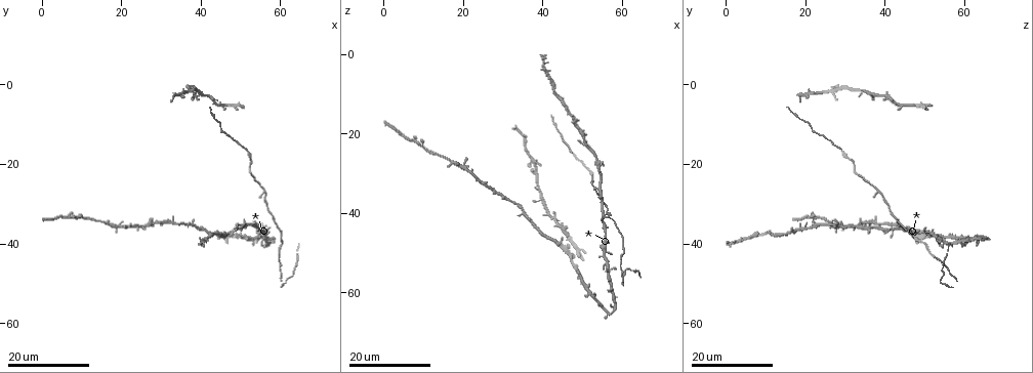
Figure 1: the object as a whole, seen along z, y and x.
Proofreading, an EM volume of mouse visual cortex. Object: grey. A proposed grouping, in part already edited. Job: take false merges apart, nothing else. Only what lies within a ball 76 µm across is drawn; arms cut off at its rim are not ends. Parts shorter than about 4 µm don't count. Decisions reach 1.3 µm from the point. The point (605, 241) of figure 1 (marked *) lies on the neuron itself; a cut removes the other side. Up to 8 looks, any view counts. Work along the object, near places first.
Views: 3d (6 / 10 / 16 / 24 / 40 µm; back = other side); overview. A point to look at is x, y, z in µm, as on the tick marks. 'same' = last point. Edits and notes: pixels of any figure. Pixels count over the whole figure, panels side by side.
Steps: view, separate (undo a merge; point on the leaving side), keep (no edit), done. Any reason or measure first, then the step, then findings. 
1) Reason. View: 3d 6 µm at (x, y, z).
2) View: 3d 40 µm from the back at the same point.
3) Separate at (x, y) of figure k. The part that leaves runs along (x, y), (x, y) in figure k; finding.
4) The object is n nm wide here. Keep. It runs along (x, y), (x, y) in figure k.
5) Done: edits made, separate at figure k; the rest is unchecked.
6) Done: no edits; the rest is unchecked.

View: 3d 24 µm at (55.5, 36.0, 43.0).

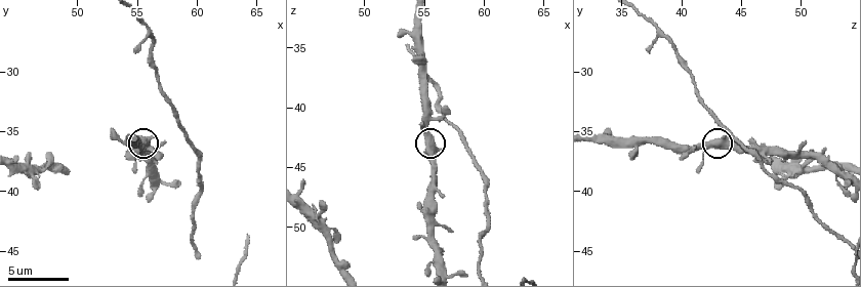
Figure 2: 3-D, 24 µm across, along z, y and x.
Zoom in. View: 3d 10 µm at (56.0, 35.6, 43.4).

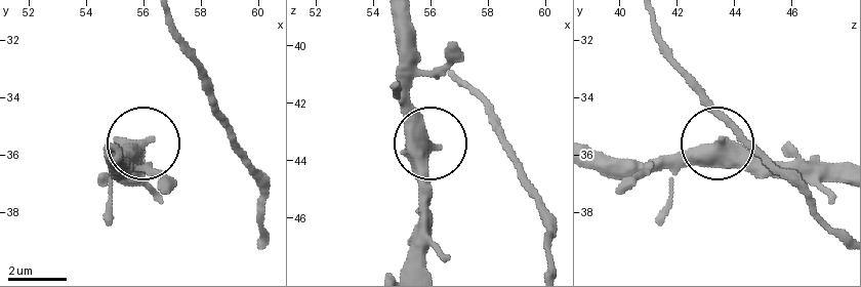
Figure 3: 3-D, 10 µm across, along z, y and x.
The side arm is 52 µm long. Keep. All the same neuron.

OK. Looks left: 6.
Calibre changes. View: 3d 10 µm at (55.2, 36.2, 39.0).

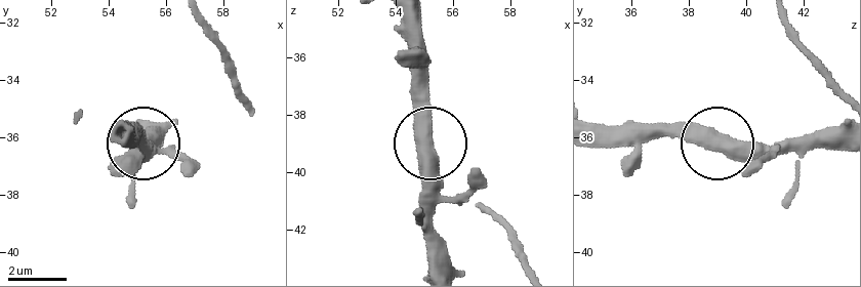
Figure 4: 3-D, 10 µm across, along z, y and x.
Keep. It runs along (843, 148), (733, 148), (640, 132) in figure 4; one neuron here.

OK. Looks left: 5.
View: 3d 16 µm at (40.5, 3.0, 38.0).

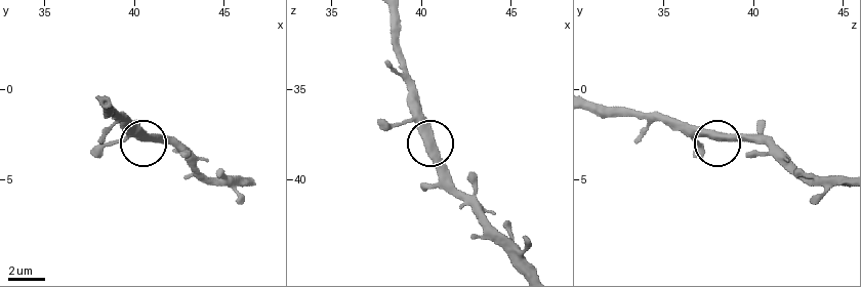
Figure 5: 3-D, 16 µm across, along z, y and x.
Closer look. View: 3d 6 µm at (40.6, 2.6, 38.7).

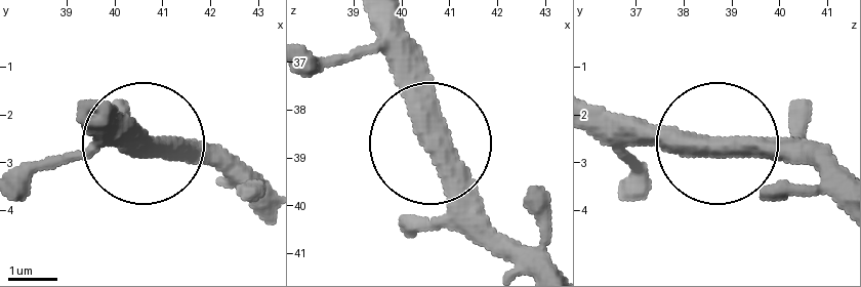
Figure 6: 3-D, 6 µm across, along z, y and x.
Keep. It runs along (599, 113), (685, 141), (815, 141) in figure 6; all the same neuron.

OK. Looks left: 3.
Sudden change in width. View: 3d 24 µm at (52.0, 17.0, 30.0).

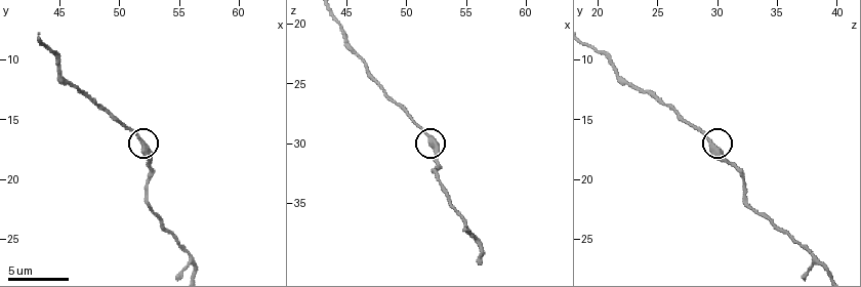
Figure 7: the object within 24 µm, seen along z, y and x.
Zoom in. View: 3d 6 µm at (52.0, 17.2, 29.4).

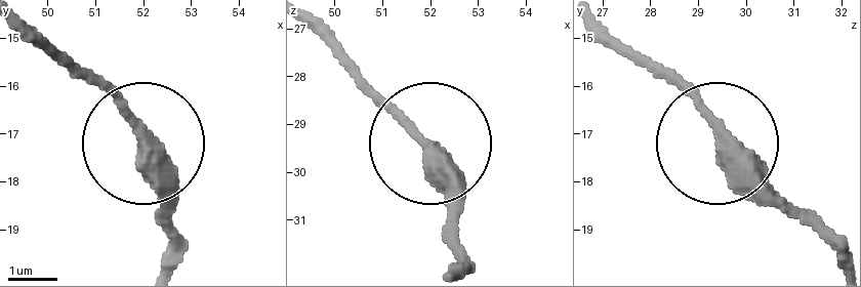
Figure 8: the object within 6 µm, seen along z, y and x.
Other side. View: 3d 6 µm from the back at (52.05, 17.05, 29.60).

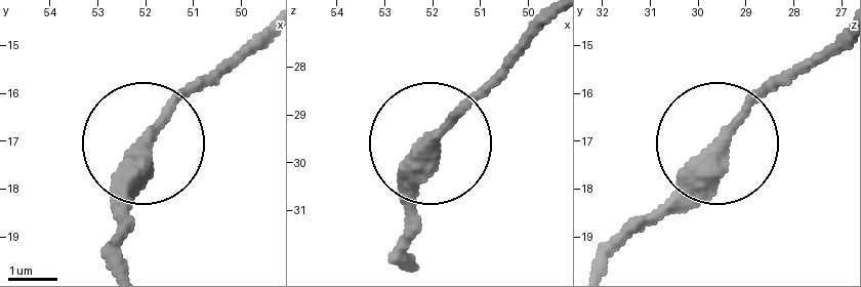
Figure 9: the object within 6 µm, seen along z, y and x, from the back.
Keep. All the same neuron.

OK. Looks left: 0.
Done: no edits; the rest is unchecked.

